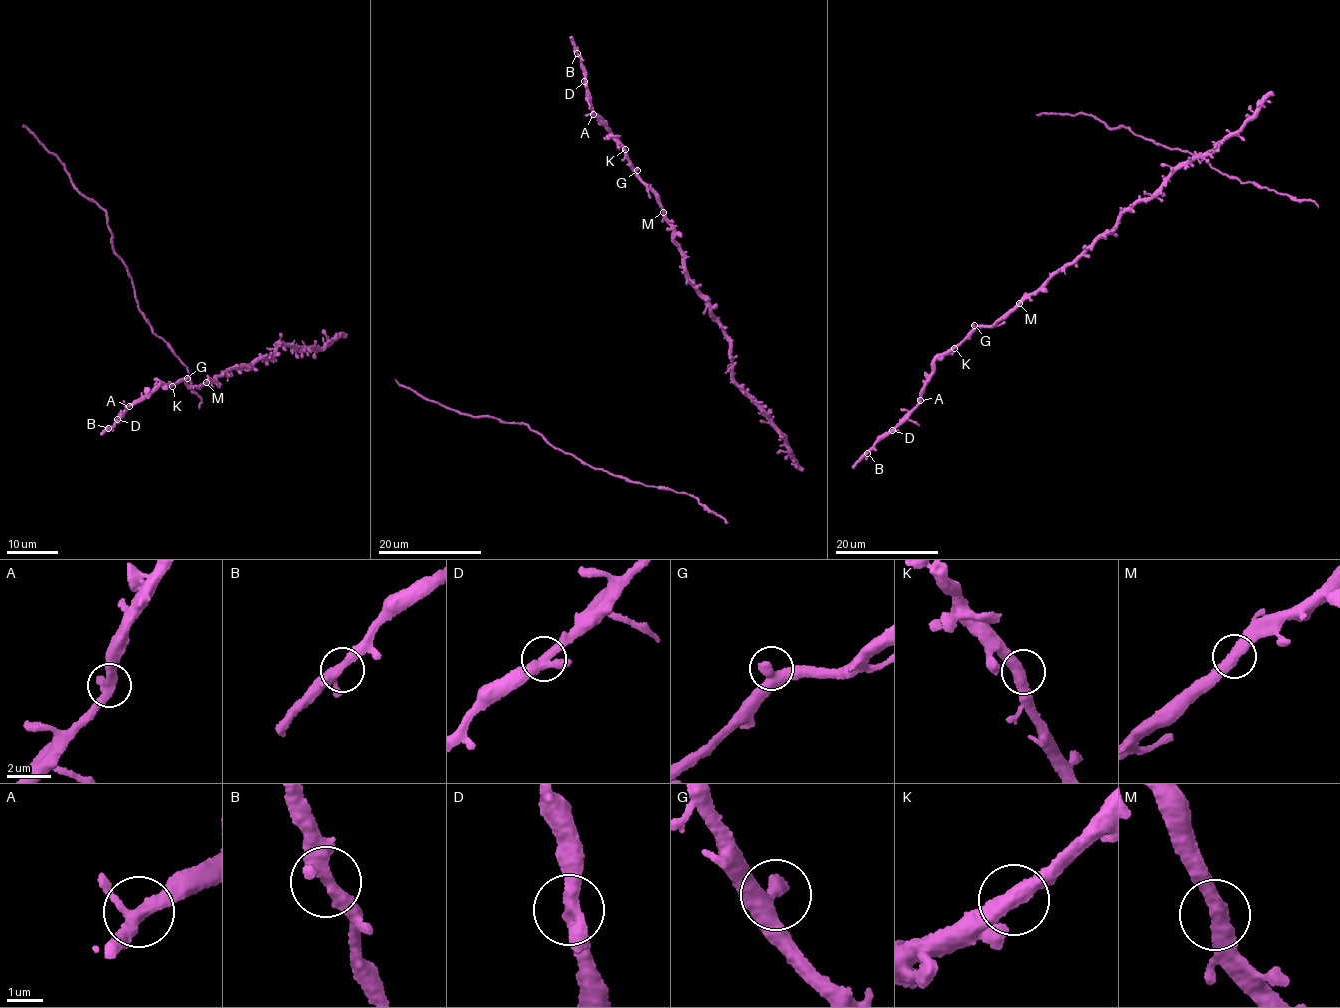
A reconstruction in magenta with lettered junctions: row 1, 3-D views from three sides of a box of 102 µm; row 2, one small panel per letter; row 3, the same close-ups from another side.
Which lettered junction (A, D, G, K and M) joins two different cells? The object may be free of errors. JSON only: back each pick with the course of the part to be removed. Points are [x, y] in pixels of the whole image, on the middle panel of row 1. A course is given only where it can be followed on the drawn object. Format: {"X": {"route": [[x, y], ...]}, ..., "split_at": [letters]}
{"split_at": []}

